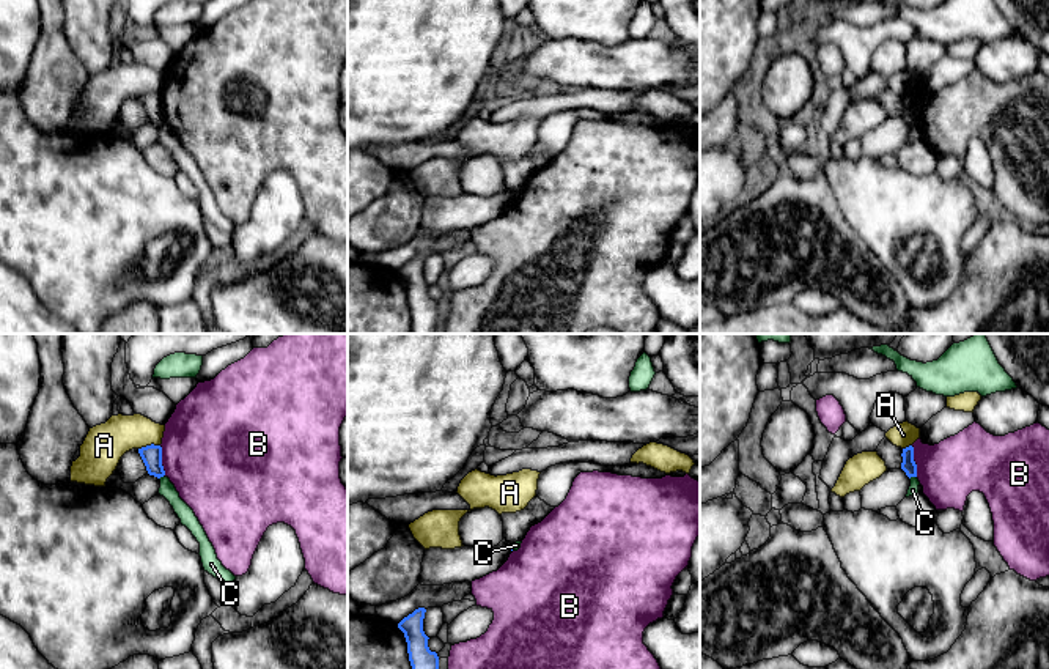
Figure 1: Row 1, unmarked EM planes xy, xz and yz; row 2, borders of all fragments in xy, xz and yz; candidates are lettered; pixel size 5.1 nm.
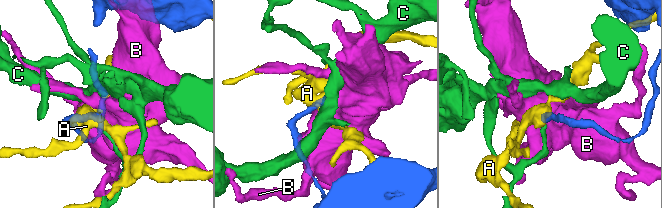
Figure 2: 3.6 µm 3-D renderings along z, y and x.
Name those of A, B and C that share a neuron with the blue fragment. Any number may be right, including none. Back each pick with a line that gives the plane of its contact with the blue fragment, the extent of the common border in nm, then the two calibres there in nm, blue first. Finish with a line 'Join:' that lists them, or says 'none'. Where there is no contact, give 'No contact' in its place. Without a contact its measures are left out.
Join: none

